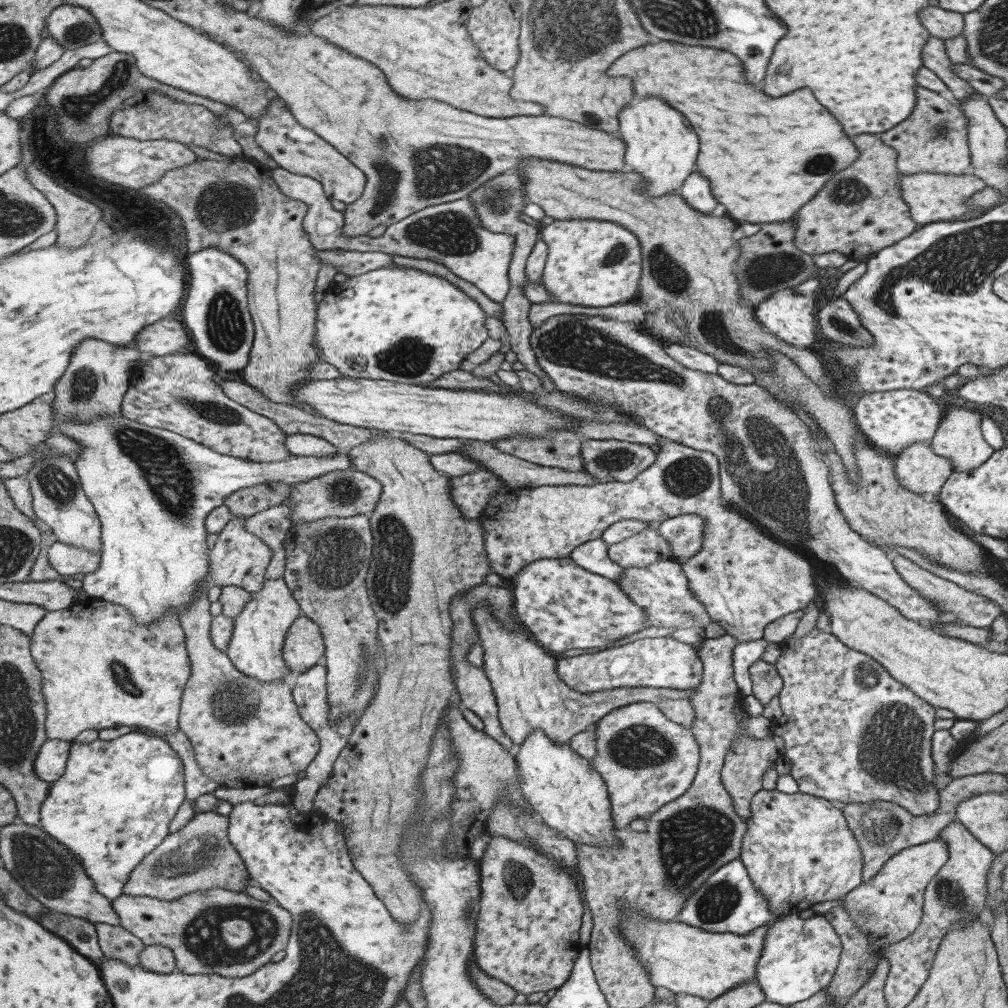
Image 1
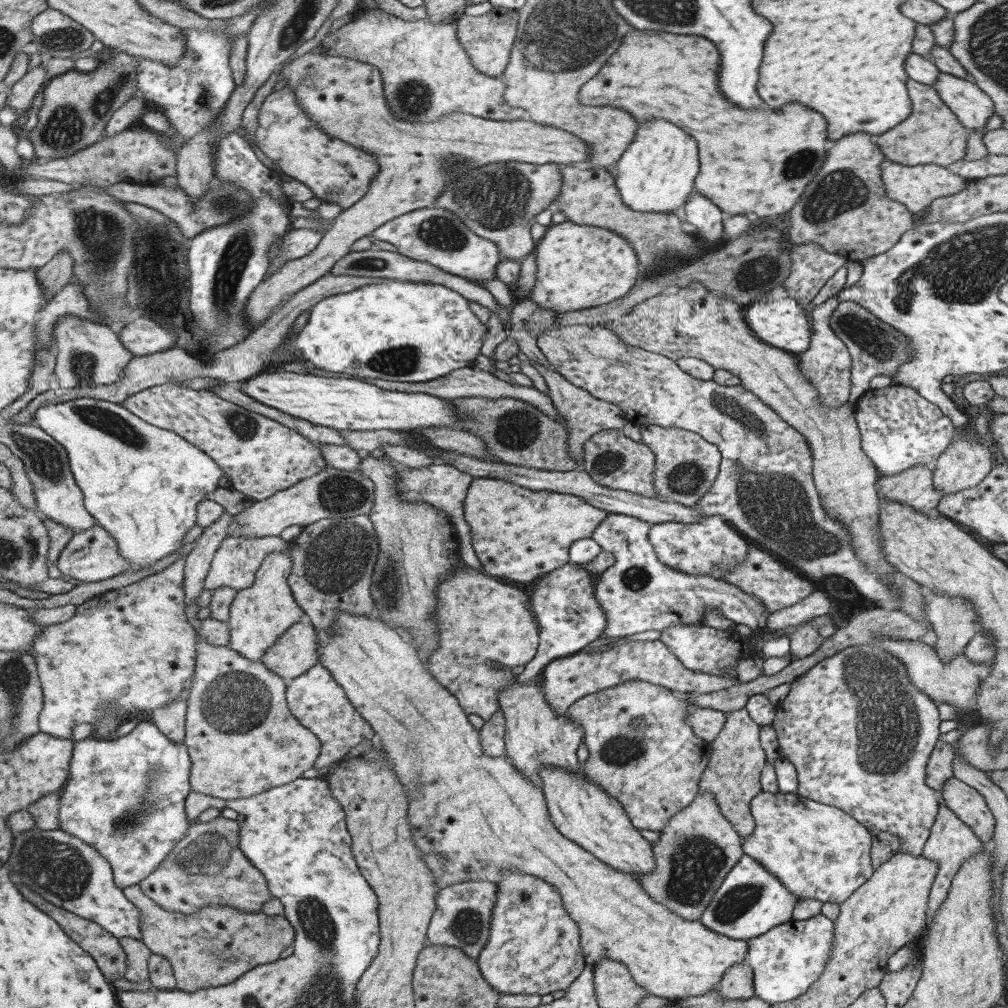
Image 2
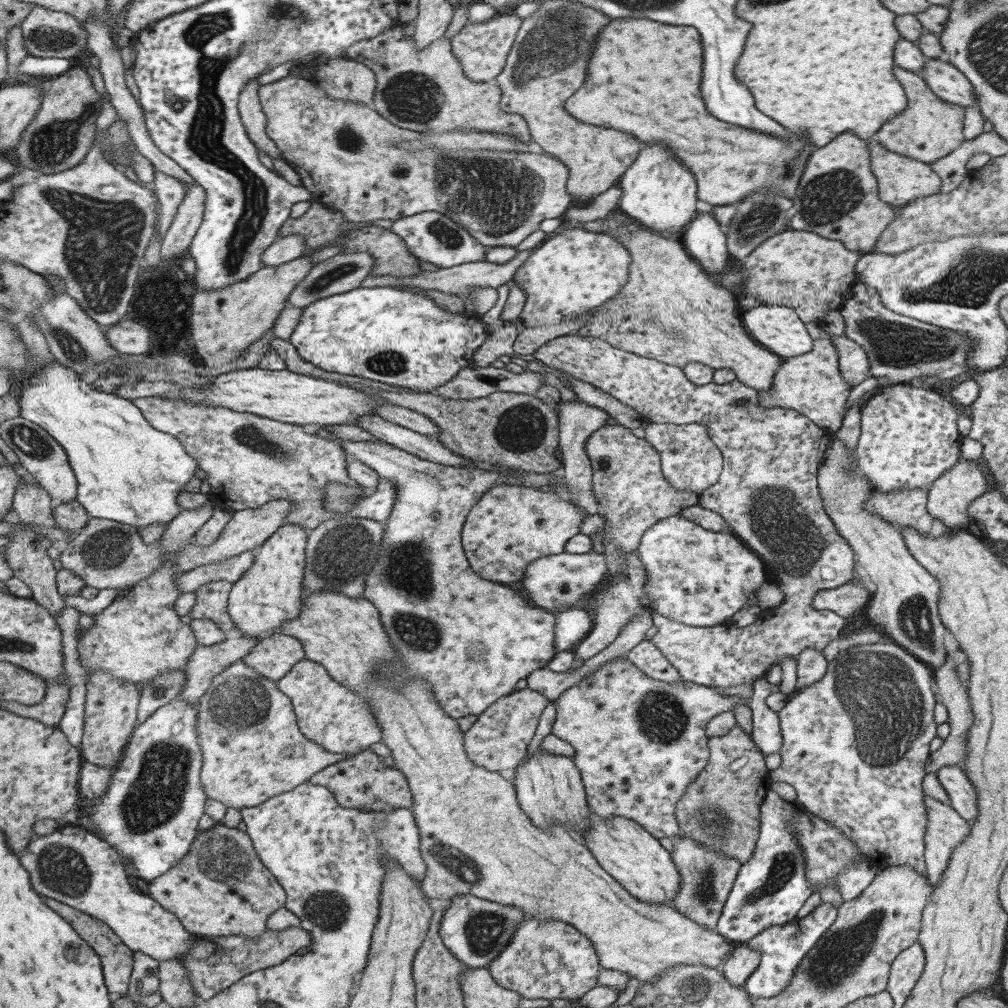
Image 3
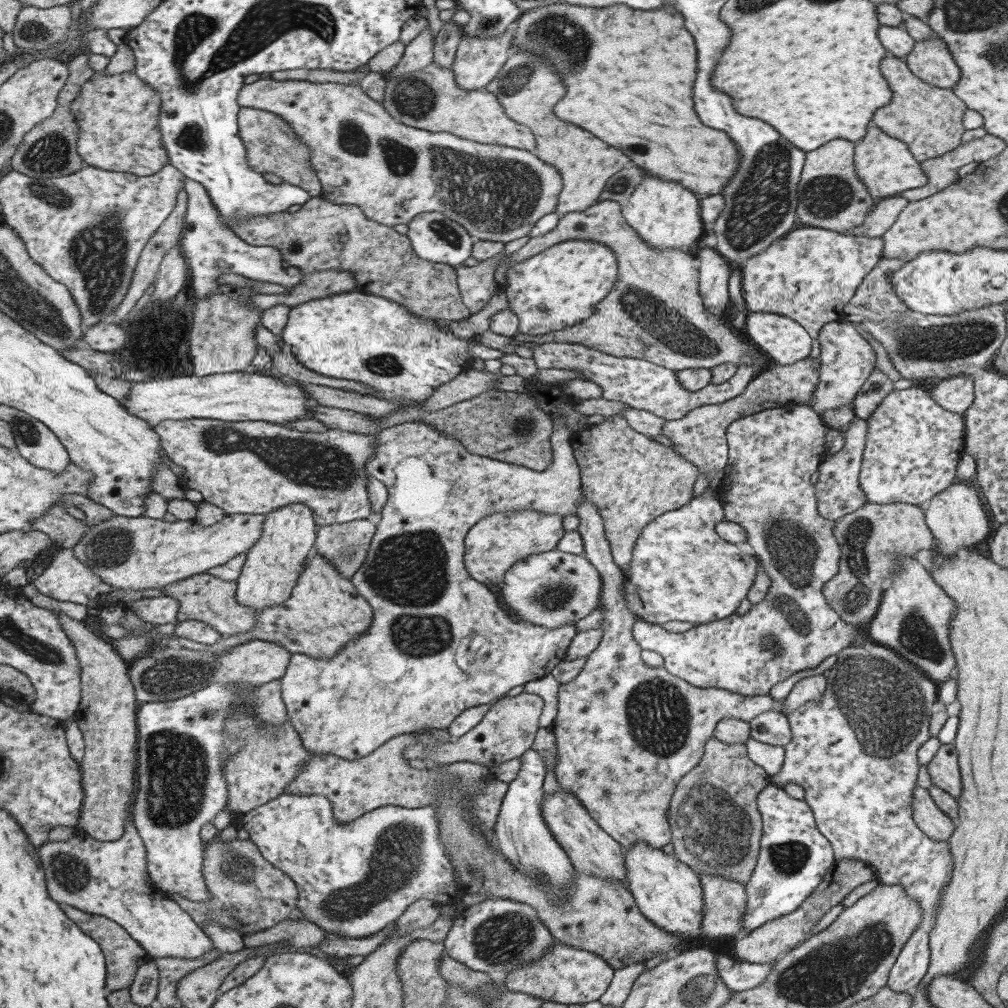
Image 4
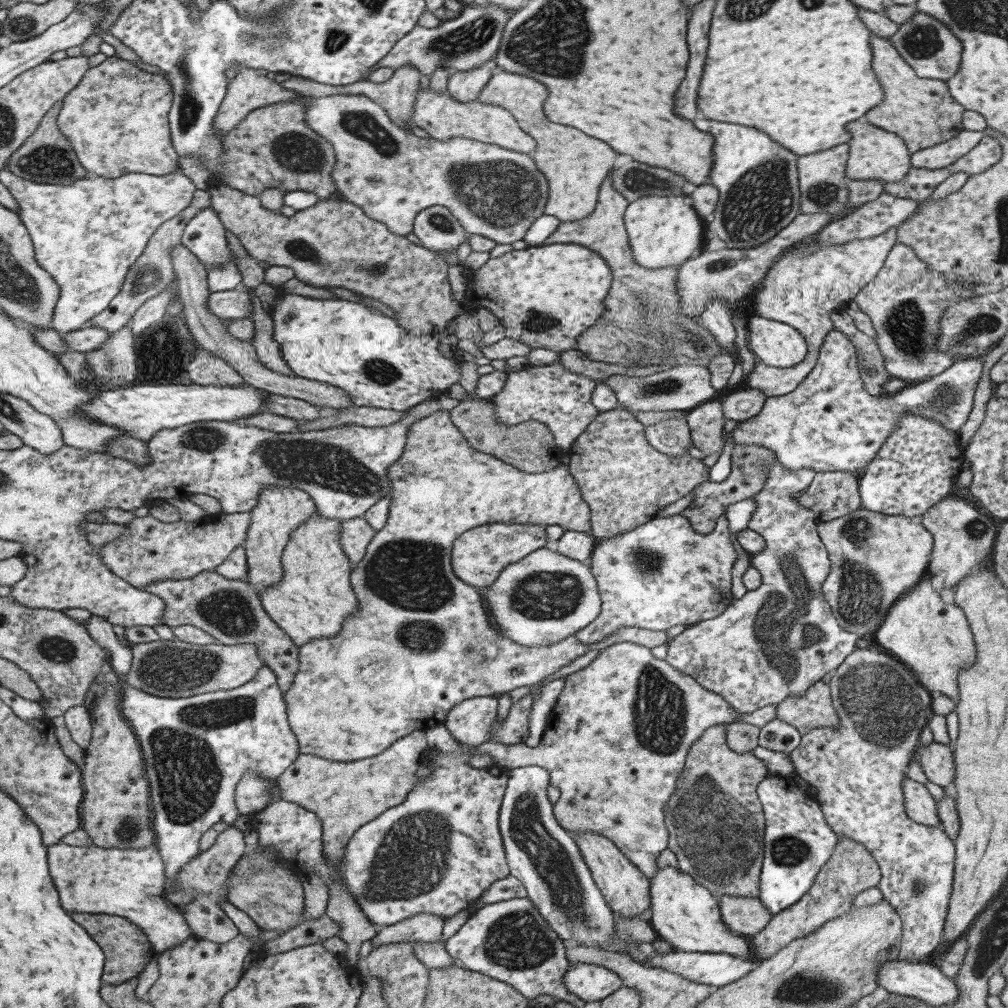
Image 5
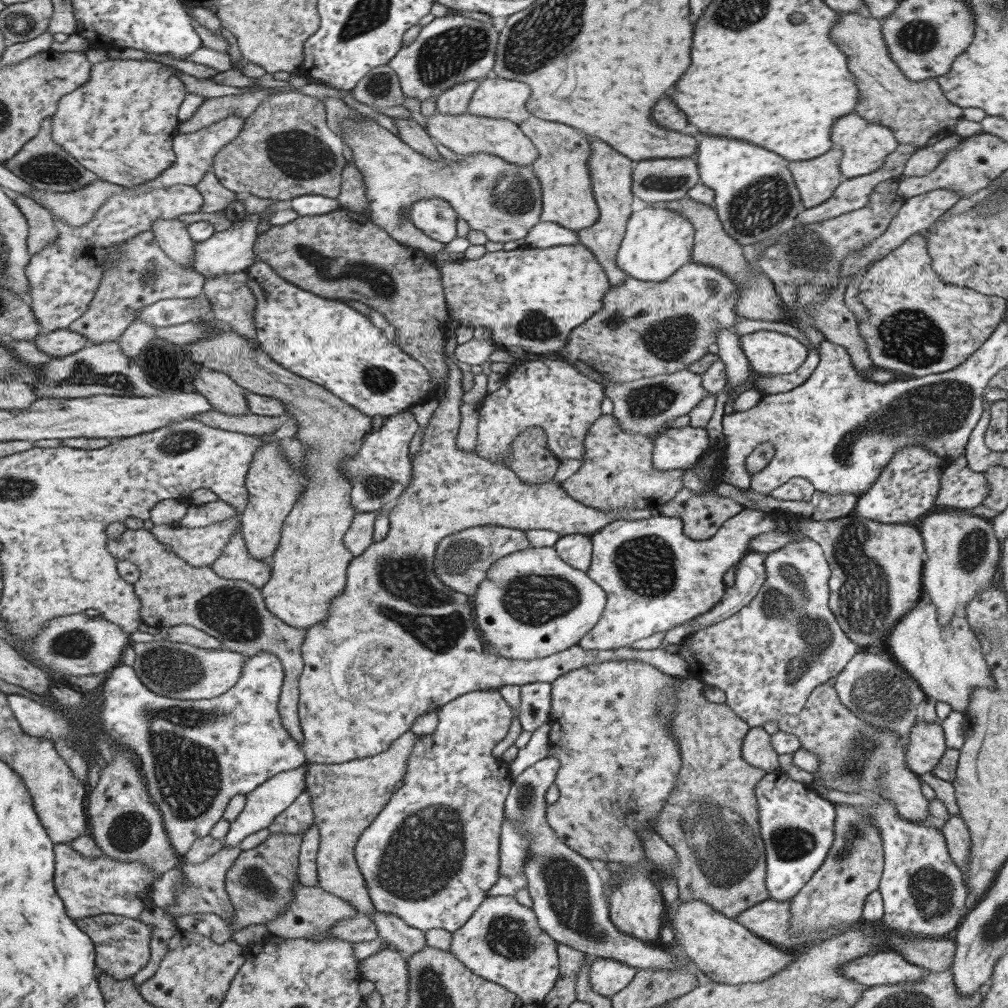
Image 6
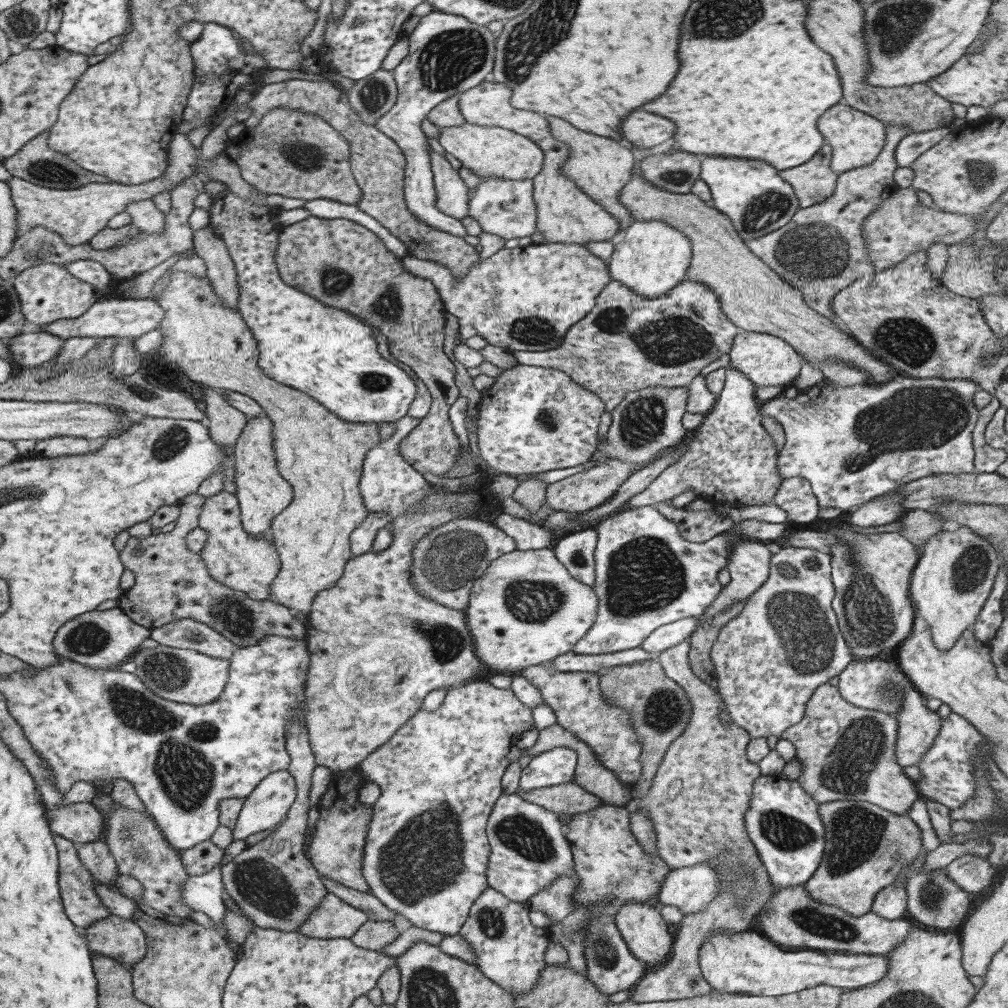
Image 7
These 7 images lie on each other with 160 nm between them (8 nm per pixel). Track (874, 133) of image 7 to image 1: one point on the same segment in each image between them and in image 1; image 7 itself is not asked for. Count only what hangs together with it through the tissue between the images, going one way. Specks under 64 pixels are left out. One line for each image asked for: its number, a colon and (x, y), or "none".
1: (930, 196)
2: (914, 187)
3: (899, 179)
4: (885, 166)
5: (873, 154)
6: (863, 145)

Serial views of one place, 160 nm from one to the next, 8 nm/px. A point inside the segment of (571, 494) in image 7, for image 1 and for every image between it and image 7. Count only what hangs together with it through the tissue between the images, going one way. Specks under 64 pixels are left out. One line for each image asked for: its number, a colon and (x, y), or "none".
1: (609, 460)
2: (613, 461)
3: (627, 482)
4: (630, 479)
5: (624, 481)
6: (616, 472)

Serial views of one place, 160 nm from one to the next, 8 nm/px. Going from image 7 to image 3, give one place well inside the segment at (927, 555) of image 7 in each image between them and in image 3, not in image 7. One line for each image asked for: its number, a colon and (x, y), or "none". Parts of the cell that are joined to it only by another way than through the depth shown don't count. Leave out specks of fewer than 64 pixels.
3: (947, 499)
4: (954, 517)
5: (962, 538)
6: (962, 552)

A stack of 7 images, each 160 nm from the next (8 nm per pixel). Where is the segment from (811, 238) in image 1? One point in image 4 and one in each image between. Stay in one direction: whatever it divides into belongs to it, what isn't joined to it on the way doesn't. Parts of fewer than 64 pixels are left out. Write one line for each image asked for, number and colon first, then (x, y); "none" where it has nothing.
2: (844, 209)
3: (836, 198)
4: (830, 196)

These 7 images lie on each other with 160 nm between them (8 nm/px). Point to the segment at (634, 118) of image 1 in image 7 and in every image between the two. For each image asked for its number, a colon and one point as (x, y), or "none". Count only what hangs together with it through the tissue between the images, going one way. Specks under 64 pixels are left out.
2: (656, 173)
3: (658, 192)
4: (664, 214)
5: (662, 230)
6: (656, 242)
7: (650, 258)

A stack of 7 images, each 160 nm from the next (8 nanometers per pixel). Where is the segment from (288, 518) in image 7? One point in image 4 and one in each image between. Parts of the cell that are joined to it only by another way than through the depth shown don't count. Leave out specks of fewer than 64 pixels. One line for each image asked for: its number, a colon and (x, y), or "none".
4: (323, 613)
5: (312, 598)
6: (308, 567)

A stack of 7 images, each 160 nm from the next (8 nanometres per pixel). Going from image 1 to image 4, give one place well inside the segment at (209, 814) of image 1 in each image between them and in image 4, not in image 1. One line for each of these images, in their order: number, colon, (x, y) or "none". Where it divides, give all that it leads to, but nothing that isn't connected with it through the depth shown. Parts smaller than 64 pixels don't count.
2: (206, 868)
3: (220, 888)
4: (248, 894)

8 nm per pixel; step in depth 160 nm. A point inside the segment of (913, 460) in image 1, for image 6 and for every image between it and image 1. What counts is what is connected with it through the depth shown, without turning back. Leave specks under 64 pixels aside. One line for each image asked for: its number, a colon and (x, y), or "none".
2: (914, 487)
3: (907, 507)
4: (871, 538)
5: (874, 559)
6: (875, 569)

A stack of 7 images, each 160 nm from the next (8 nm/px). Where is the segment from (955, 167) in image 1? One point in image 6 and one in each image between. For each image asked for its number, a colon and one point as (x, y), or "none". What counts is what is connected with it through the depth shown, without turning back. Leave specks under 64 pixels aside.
2: (931, 135)
3: (928, 129)
4: (927, 119)
5: (920, 111)
6: (917, 113)

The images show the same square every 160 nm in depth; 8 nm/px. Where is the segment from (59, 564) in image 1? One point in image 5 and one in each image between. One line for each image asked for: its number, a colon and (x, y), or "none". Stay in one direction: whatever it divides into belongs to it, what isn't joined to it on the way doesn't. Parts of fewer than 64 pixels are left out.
2: (94, 555)
3: (106, 554)
4: (139, 553)
5: (149, 550)

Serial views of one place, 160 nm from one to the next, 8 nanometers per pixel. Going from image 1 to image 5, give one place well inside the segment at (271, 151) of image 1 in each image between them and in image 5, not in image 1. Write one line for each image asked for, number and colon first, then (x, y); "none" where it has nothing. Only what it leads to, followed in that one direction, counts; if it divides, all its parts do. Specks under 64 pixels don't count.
2: (337, 172)
3: (348, 158)
4: (391, 172)
5: (390, 174)

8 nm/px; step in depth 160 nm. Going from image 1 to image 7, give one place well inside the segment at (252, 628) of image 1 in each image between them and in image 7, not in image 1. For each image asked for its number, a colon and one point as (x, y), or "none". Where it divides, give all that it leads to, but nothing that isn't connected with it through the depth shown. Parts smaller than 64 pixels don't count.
2: (257, 615)
3: (269, 592)
4: (272, 563)
5: (279, 511)
6: (272, 486)
7: (261, 493)

